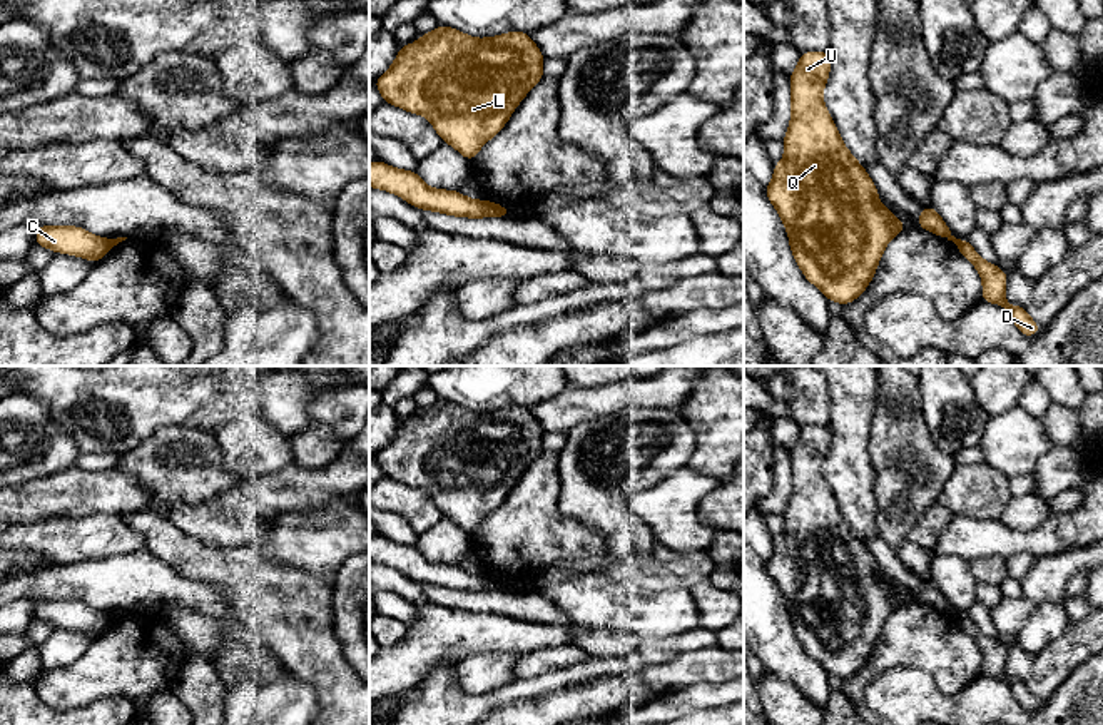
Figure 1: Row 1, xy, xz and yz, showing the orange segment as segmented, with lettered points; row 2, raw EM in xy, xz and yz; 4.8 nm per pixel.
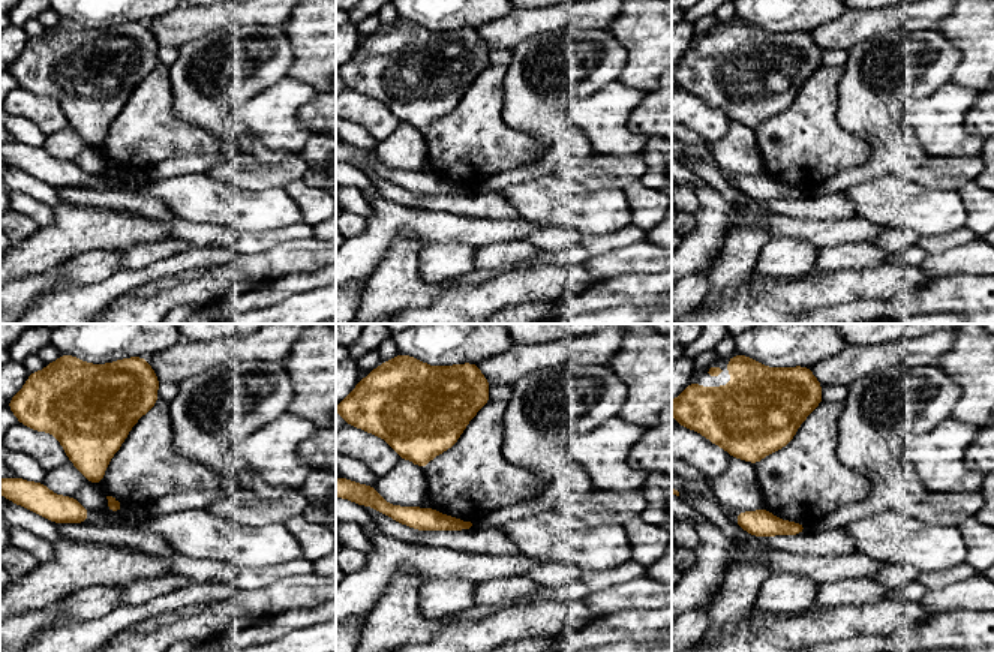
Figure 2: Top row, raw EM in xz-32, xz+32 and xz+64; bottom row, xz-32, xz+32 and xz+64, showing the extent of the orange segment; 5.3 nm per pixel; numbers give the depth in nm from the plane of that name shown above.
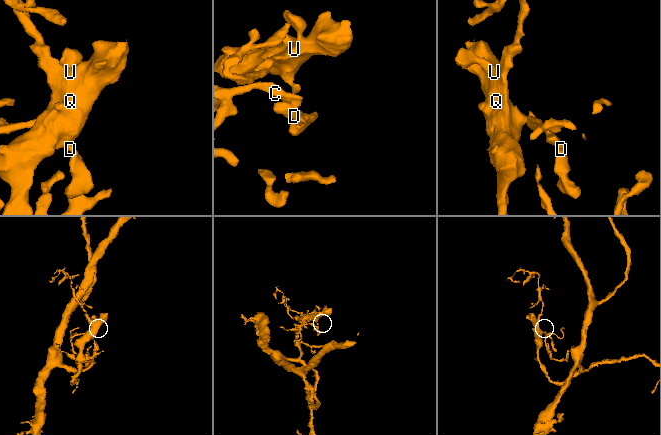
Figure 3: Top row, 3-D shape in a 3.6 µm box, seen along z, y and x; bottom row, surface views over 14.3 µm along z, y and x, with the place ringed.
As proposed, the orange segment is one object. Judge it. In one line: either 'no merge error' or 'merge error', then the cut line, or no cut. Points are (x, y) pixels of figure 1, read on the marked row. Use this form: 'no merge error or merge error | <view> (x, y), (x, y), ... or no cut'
merge error | xz (492, 201), (495, 204)

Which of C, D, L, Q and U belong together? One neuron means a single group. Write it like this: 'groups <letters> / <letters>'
groups C D / L Q U

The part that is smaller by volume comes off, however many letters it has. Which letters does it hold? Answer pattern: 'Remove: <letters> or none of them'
Remove: C, D

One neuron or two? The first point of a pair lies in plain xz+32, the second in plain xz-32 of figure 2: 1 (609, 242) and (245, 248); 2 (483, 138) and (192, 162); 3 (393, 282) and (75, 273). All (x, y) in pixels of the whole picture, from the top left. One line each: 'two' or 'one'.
1: one
2: two
3: two

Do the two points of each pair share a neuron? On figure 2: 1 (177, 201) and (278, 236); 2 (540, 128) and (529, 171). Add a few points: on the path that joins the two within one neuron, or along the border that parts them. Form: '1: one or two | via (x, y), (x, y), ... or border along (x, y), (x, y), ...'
1: two | border along (300, 222), (291, 227), (239, 233)
2: one | via (544, 138), (546, 155), (540, 162)

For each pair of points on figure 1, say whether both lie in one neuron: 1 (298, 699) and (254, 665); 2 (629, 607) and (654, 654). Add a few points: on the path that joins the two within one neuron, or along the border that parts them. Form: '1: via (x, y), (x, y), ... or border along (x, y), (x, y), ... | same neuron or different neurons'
1: border along (286, 667), (264, 680), (243, 682), (233, 689) | different neurons
2: border along (684, 632), (667, 637), (644, 637), (640, 640) | different neurons

